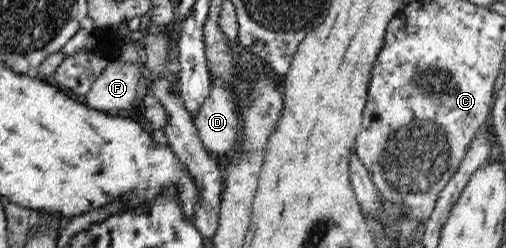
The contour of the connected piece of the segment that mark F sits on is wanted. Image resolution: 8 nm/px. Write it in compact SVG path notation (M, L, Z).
M112 61L95 79L85 97L85 106L97 112L114 113L135 107L141 70L122 61Z

